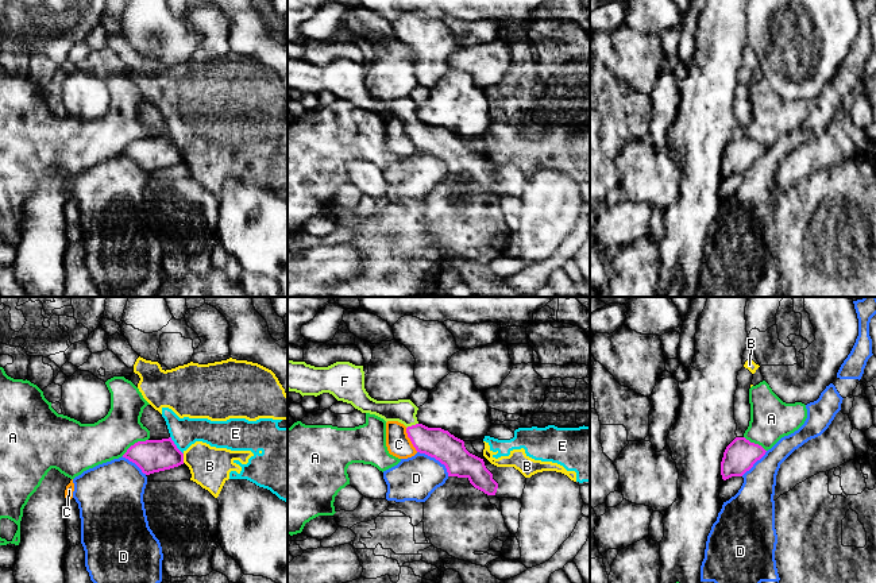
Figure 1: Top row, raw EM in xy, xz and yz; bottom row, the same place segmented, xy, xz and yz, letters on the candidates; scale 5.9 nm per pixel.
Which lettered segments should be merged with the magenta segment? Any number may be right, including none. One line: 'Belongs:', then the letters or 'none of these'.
Belongs: F

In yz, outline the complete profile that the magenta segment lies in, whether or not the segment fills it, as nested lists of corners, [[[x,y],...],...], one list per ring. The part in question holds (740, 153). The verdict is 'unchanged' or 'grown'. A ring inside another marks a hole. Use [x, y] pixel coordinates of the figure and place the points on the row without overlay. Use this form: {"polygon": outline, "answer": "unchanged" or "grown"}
{"polygon": [[[736,135],[723,150],[721,159],[722,177],[742,174],[765,150],[761,143],[750,140],[745,135]]], "answer": "unchanged"}

